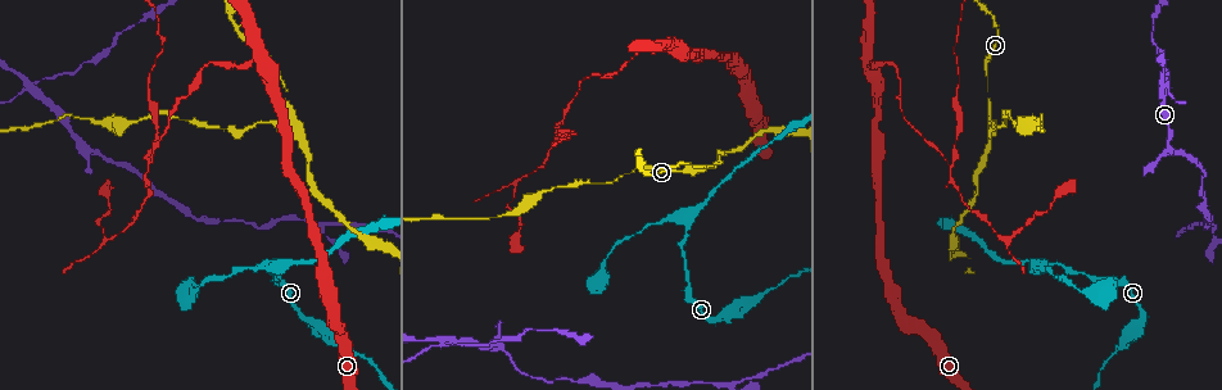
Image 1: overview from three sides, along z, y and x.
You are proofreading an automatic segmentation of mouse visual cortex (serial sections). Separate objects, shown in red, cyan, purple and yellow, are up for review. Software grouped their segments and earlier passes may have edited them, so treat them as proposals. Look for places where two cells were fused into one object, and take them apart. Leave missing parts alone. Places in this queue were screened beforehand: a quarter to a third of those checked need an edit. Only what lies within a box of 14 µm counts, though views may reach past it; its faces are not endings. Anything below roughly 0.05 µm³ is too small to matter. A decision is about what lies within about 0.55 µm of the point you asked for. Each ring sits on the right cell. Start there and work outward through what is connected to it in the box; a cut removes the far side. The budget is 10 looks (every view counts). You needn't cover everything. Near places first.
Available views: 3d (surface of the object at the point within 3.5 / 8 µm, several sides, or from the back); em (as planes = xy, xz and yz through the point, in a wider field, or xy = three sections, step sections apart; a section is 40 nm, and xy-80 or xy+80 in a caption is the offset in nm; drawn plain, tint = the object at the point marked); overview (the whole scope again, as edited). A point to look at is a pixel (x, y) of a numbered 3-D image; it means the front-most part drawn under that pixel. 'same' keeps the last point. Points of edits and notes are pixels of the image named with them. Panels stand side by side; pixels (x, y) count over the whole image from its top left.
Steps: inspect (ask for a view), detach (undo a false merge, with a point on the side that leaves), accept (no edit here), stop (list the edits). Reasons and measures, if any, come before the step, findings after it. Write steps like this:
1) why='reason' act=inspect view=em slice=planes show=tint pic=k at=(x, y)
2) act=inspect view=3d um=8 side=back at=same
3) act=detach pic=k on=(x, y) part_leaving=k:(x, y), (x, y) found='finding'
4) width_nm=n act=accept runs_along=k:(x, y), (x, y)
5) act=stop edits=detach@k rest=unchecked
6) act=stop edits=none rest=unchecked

why='thick turns thin' act=inspect view=3d um=3.5 pic=1 at=(703, 165)

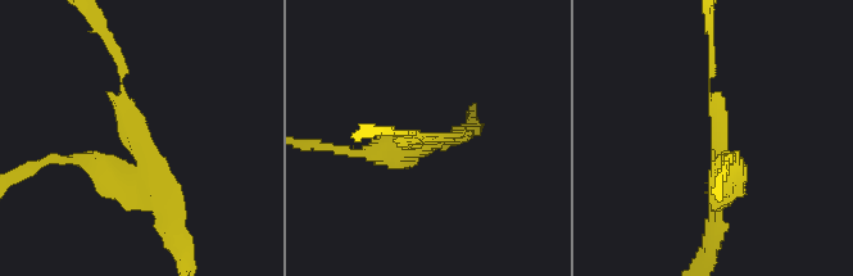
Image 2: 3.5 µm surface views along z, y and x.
arms=3 arm_widths_nm=100,150,300 act=inspect view=em slice=xy step=3 show=tint pic=2 at=(715, 134)

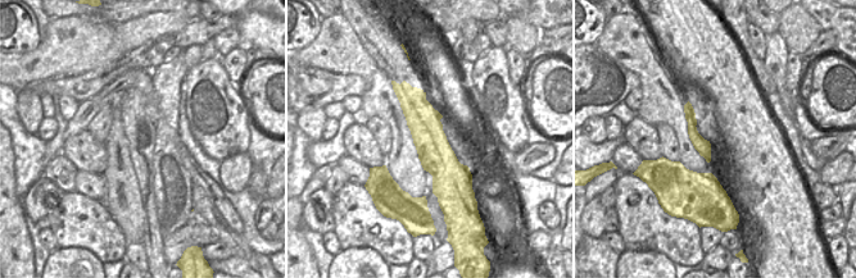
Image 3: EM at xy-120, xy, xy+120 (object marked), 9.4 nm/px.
act=accept found='all the same cell'

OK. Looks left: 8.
why='sharp bend' act=inspect view=3d um=3.5 pic=1 at=(258, 58)

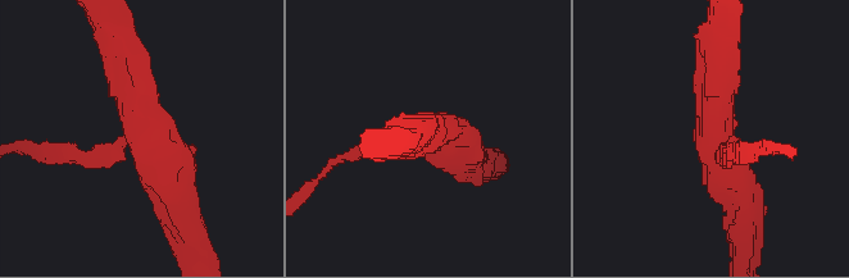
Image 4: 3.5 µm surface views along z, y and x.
arms=3 arm_widths_nm=200,400,450 act=inspect view=em slice=xy step=5 show=plain pic=4 at=(720, 141)

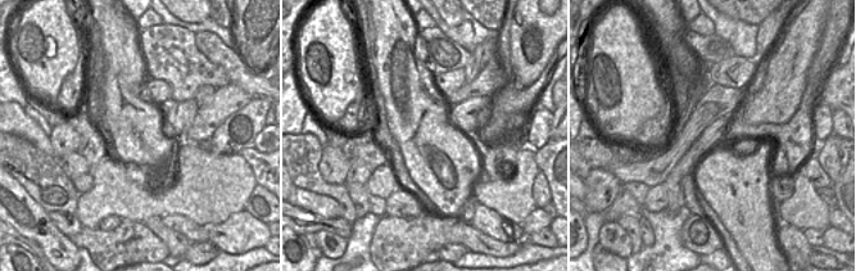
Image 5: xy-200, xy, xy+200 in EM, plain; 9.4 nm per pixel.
why='where the object lies' act=inspect view=em slice=xy step=5 show=tint at=same

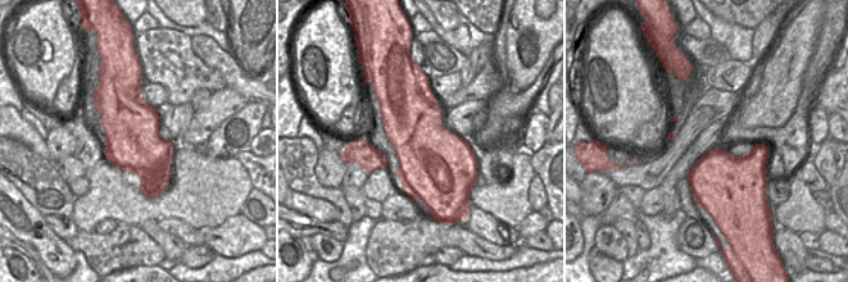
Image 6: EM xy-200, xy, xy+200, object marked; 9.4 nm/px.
act=accept runs_along=4:(182, 208), (139, 137), (68, 153) found='one cell here'

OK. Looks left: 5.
why='side arm on a straight run' act=inspect view=3d um=3.5 side=back pic=1 at=(148, 165)

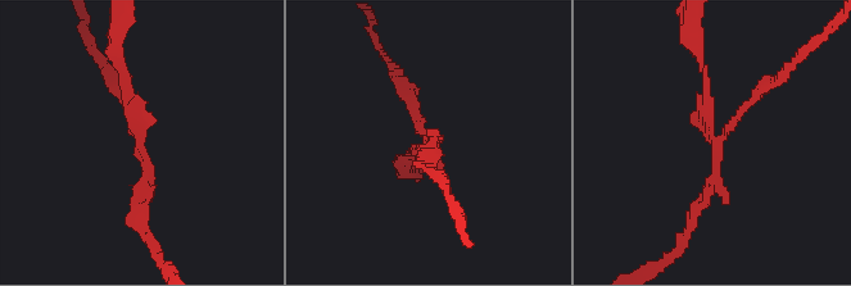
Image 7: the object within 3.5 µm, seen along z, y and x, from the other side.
arms=3 arm_widths_nm=150,150,150 why='now the EM' act=inspect view=em slice=planes show=tint pic=7 at=(427, 138)

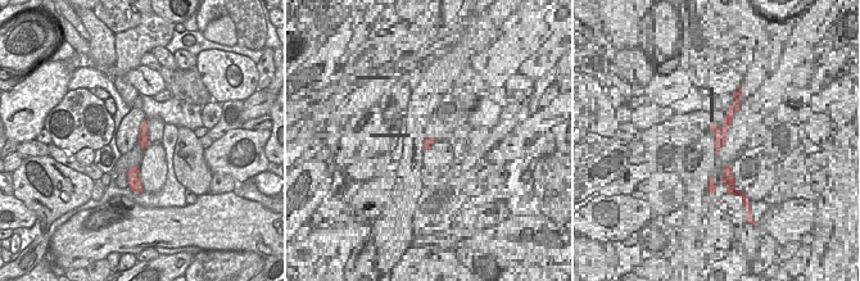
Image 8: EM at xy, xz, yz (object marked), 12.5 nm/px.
act=detach pic=7 on=(123, 72) part_leaving=7:(709, 131), (706, 76), (693, 32) found='two cells meet here'

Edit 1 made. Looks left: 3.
why='abrupt turn' act=inspect view=3d um=8 pic=1 at=(103, 239)

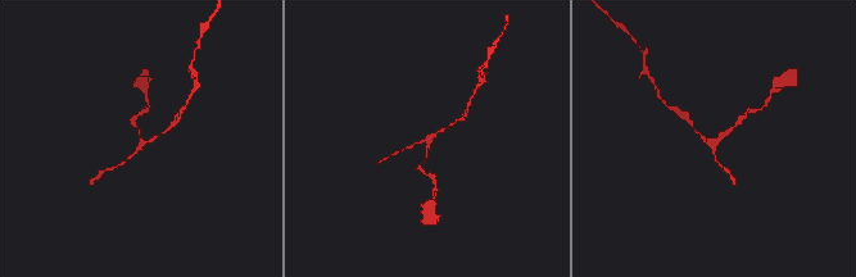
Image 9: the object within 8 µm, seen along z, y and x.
act=inspect view=3d um=3.5 pic=9 at=(144, 141)

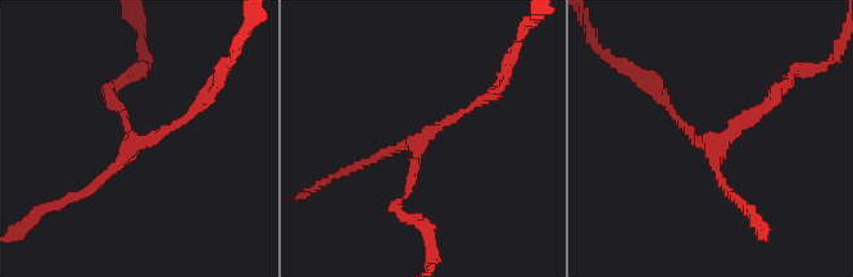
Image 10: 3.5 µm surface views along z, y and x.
act=inspect view=em slice=xy step=2 show=tint pic=10 at=(711, 140)

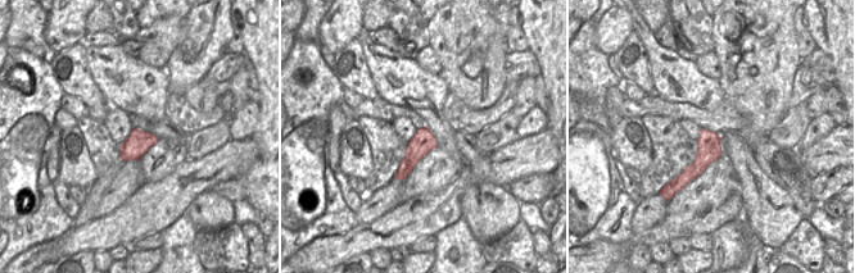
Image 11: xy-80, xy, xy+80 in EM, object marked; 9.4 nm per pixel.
act=accept runs_along=10:(482, 100), (420, 139), (412, 185), (395, 205) found='continuous, no second cell'

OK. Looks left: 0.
act=stop edits=detach@7 rest=unchecked

